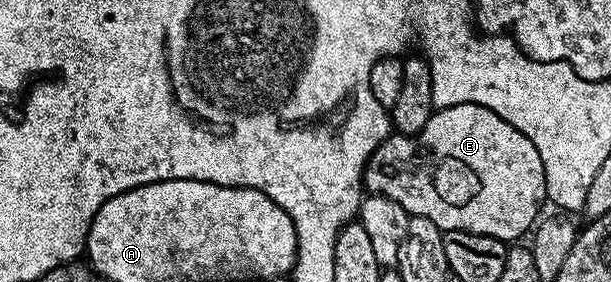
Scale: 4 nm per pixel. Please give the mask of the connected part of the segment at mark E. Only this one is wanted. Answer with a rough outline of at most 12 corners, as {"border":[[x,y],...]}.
{"border":[[476,103],[379,140],[367,194],[514,243],[548,201],[532,139]]}

